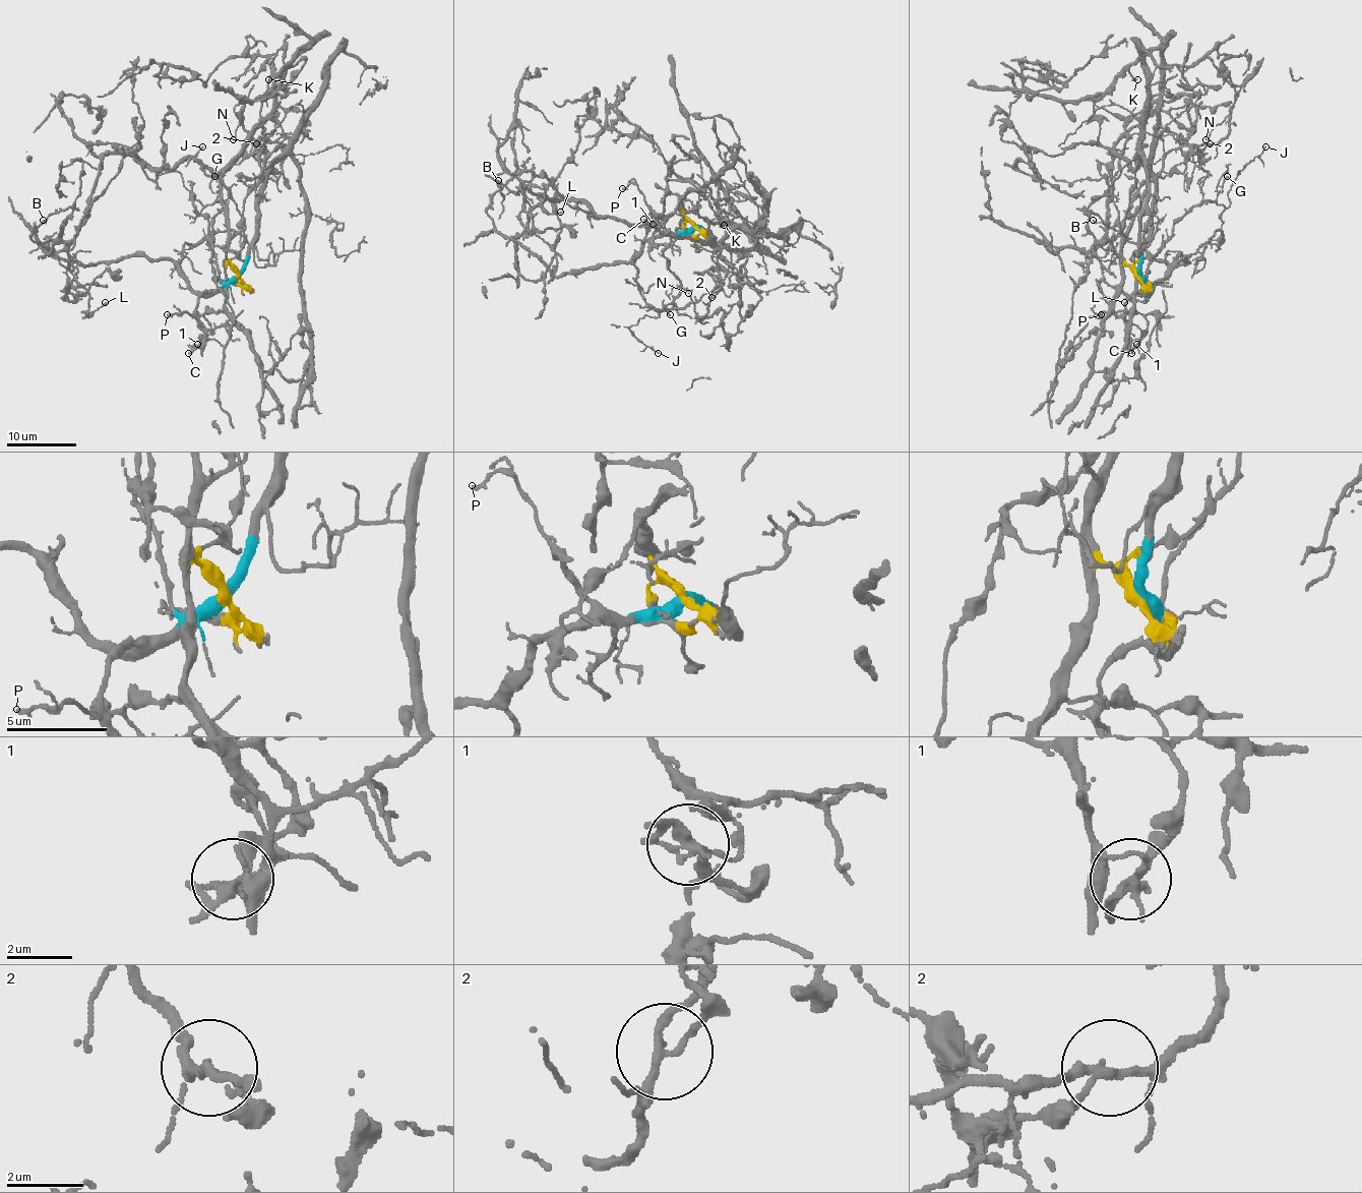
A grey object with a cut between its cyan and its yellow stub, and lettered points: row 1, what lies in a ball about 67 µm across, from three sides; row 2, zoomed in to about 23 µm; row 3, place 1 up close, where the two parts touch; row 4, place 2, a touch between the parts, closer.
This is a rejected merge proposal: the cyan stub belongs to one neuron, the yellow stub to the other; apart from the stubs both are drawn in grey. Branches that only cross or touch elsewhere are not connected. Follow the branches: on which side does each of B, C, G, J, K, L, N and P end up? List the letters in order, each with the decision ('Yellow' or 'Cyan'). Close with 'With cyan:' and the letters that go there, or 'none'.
B: Cyan
C: Yellow
G: Cyan
J: Cyan
K: Yellow
L: Yellow
N: Cyan
P: Cyan
With cyan: B, G, J, N, P

